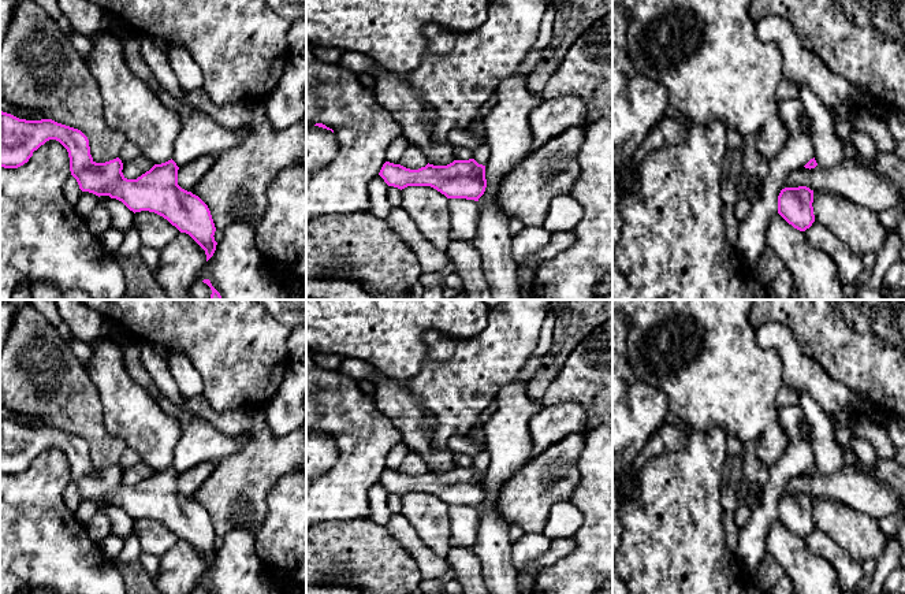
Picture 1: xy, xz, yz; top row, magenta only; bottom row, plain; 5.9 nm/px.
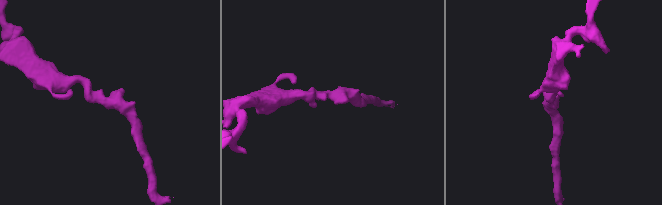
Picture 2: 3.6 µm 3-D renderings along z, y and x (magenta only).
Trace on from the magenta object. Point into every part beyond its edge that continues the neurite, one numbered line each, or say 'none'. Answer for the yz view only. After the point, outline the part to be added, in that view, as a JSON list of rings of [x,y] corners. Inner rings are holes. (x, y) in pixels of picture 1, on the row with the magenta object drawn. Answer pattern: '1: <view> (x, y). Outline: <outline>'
none

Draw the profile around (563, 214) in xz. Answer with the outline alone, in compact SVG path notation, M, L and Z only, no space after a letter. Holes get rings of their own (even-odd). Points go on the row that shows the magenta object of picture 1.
M560 193L551 200L543 227L551 234L574 230L582 215L580 203L570 193Z

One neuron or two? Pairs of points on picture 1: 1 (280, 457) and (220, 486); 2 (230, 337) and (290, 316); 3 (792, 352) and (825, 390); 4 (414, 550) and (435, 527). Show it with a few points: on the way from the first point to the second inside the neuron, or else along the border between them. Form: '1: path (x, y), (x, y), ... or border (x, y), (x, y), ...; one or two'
1: path (265, 459), (235, 486); one
2: border (269, 314), (291, 330); two
3: path (796, 362), (815, 381); one
4: border (403, 516), (413, 526), (417, 535), (444, 559); two

